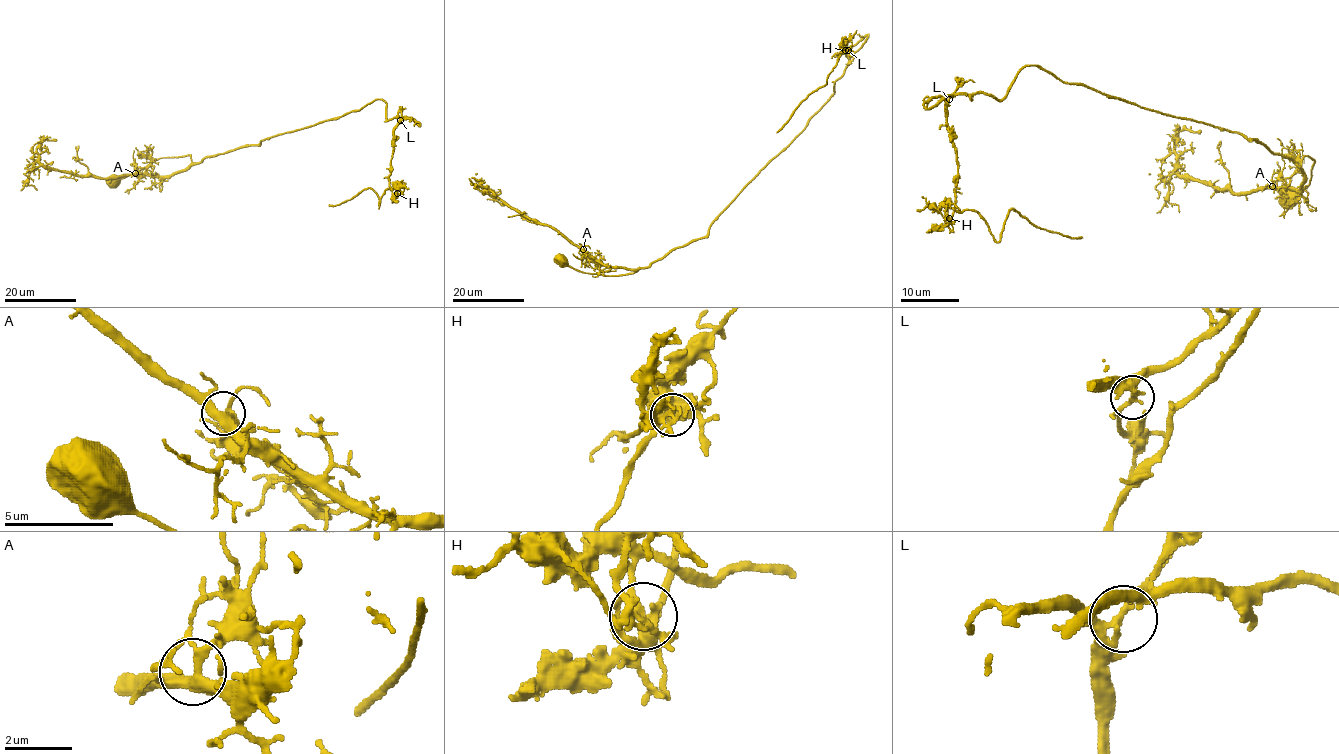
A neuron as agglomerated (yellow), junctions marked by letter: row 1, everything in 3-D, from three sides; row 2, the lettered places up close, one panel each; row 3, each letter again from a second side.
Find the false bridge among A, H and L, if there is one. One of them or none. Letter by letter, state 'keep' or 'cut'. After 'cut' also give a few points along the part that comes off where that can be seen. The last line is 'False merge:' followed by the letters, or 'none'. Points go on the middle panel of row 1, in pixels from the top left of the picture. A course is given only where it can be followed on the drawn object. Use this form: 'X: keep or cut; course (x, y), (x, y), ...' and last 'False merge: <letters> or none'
A: keep
H: cut; course (845, 50), (825, 84), (810, 93), (776, 133)
L: keep
False merge: H

